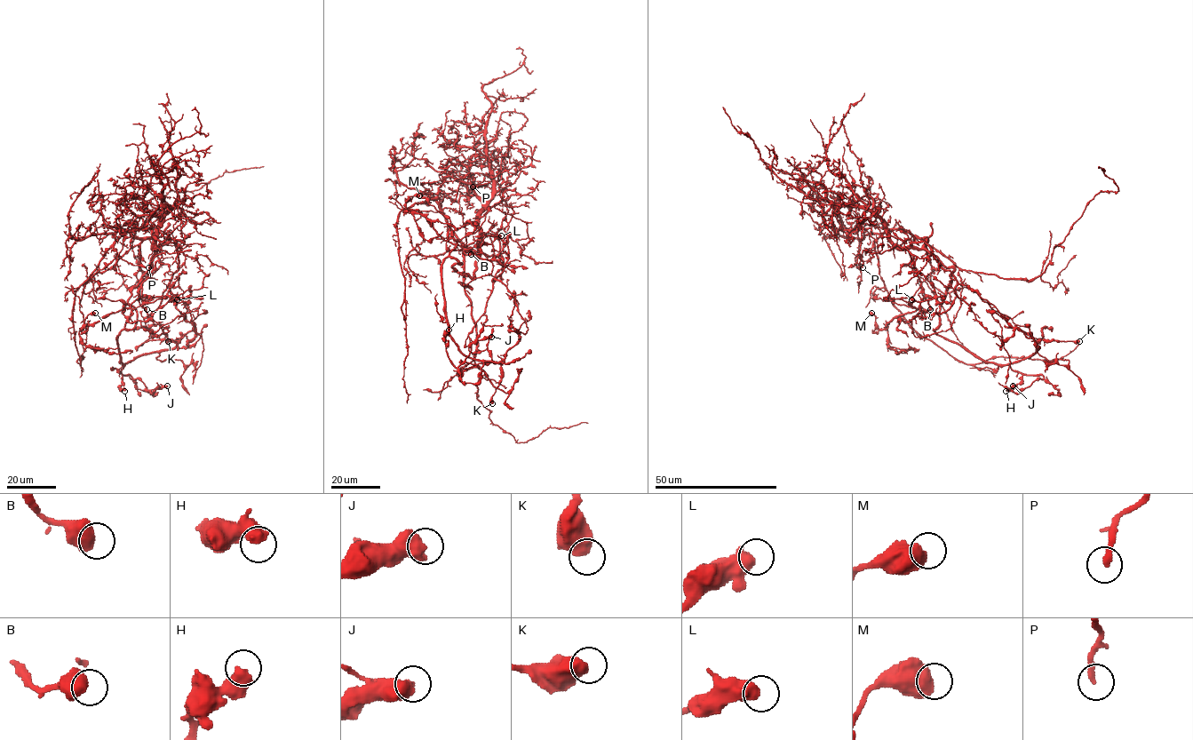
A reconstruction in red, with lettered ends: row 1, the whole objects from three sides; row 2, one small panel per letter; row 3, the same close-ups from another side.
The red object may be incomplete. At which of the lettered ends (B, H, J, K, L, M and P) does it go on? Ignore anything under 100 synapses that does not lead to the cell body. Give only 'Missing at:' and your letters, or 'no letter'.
Missing at: no letter

